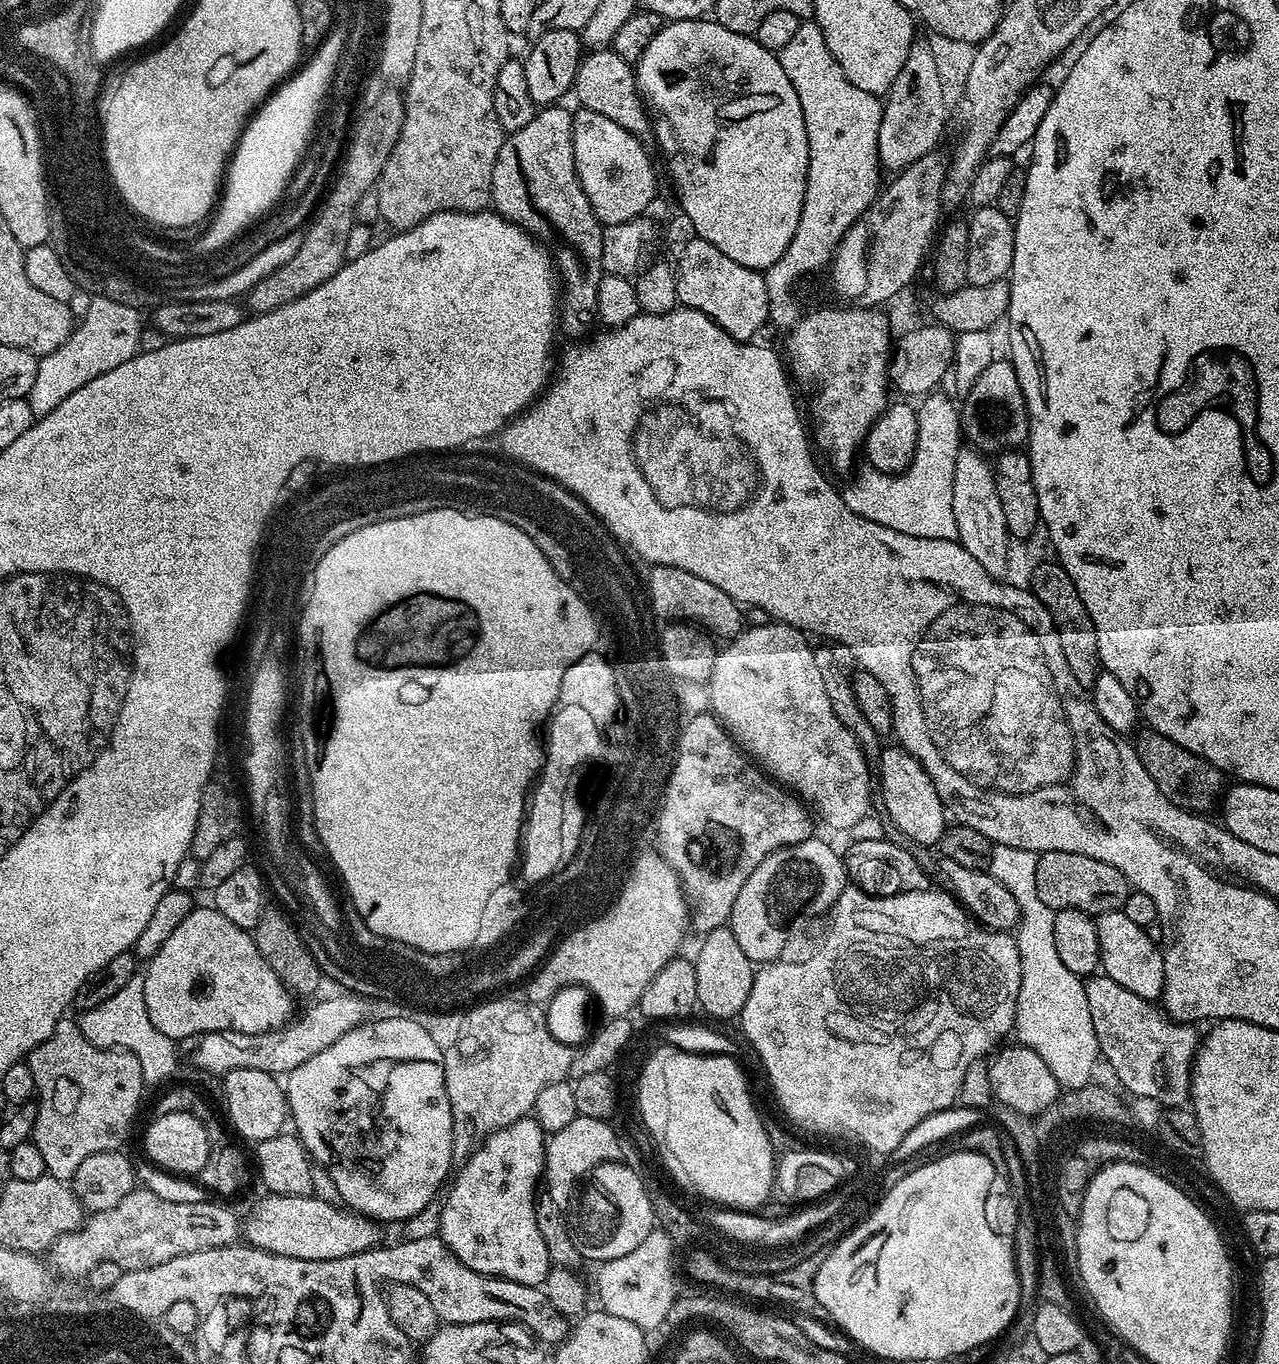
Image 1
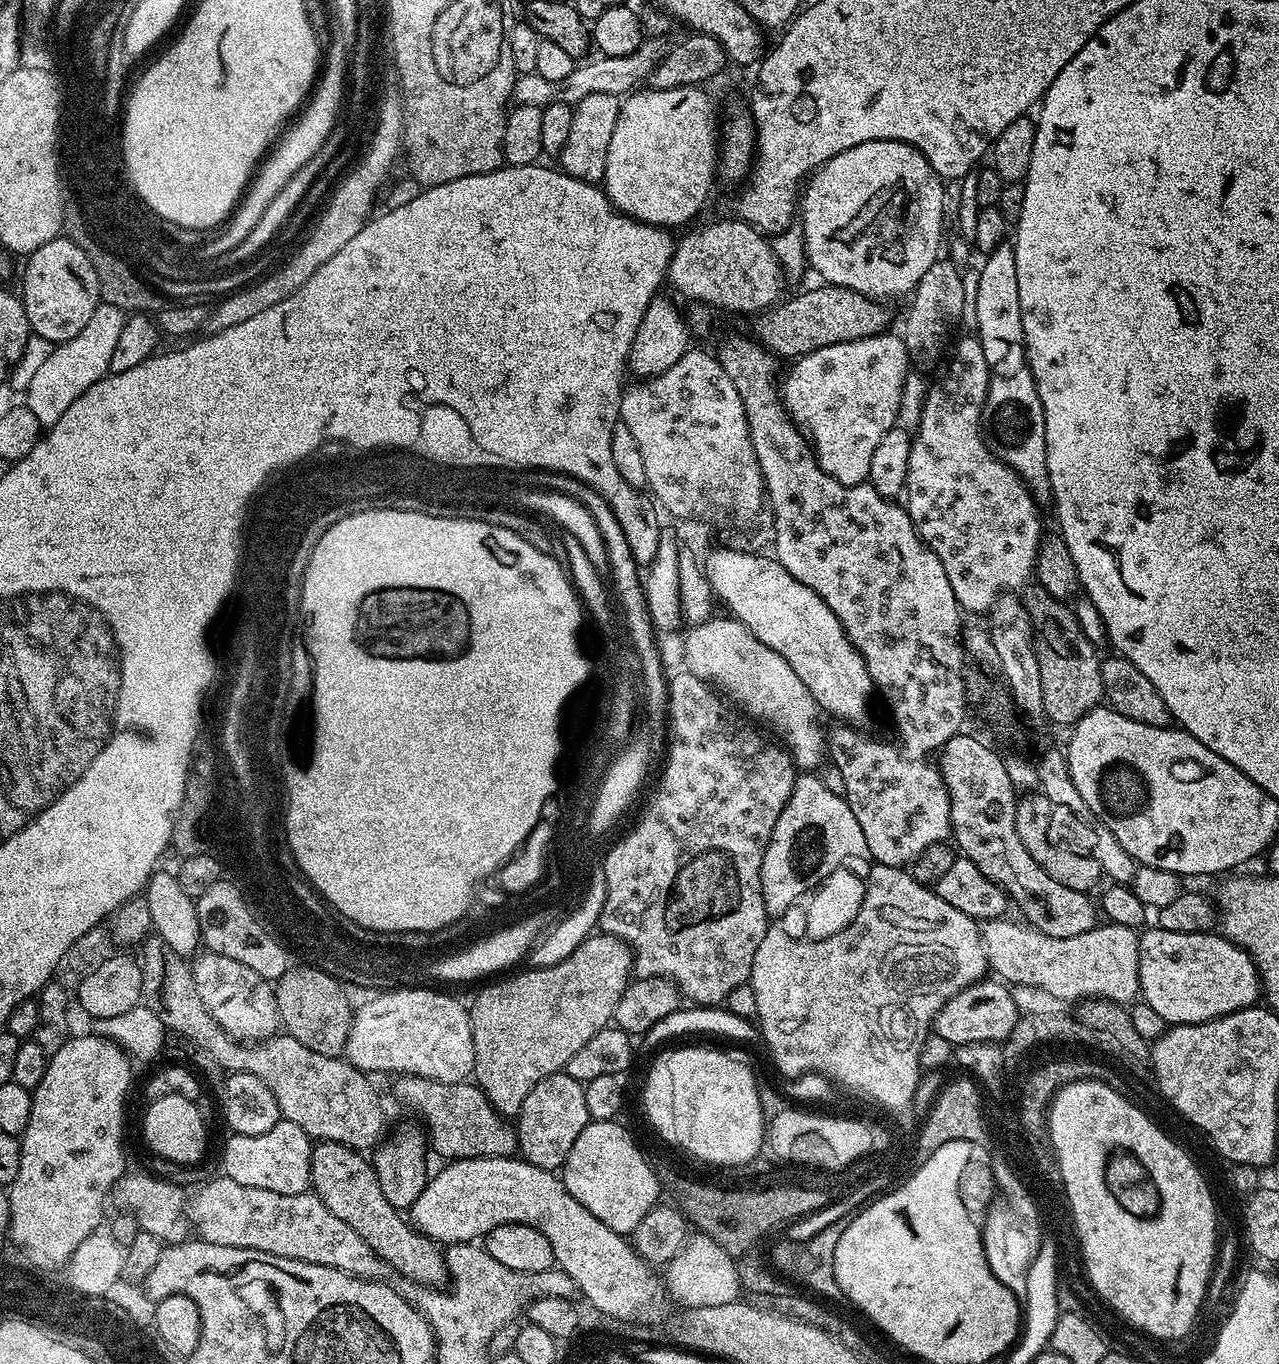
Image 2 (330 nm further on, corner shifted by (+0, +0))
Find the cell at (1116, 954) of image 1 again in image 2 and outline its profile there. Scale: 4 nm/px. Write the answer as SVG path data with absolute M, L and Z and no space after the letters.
M1152 926L1148 933L1140 936L1140 996L1143 1003L1149 1004L1161 1018L1169 1025L1178 1024L1201 1024L1207 1020L1216 1020L1220 1016L1225 1016L1231 1012L1236 1012L1240 1008L1251 1008L1257 1003L1256 1000L1262 996L1262 981L1260 973L1256 970L1256 963L1244 949L1239 948L1232 940L1228 940L1222 934L1212 932L1195 932L1194 934L1178 934L1174 930L1162 930L1158 926Z

